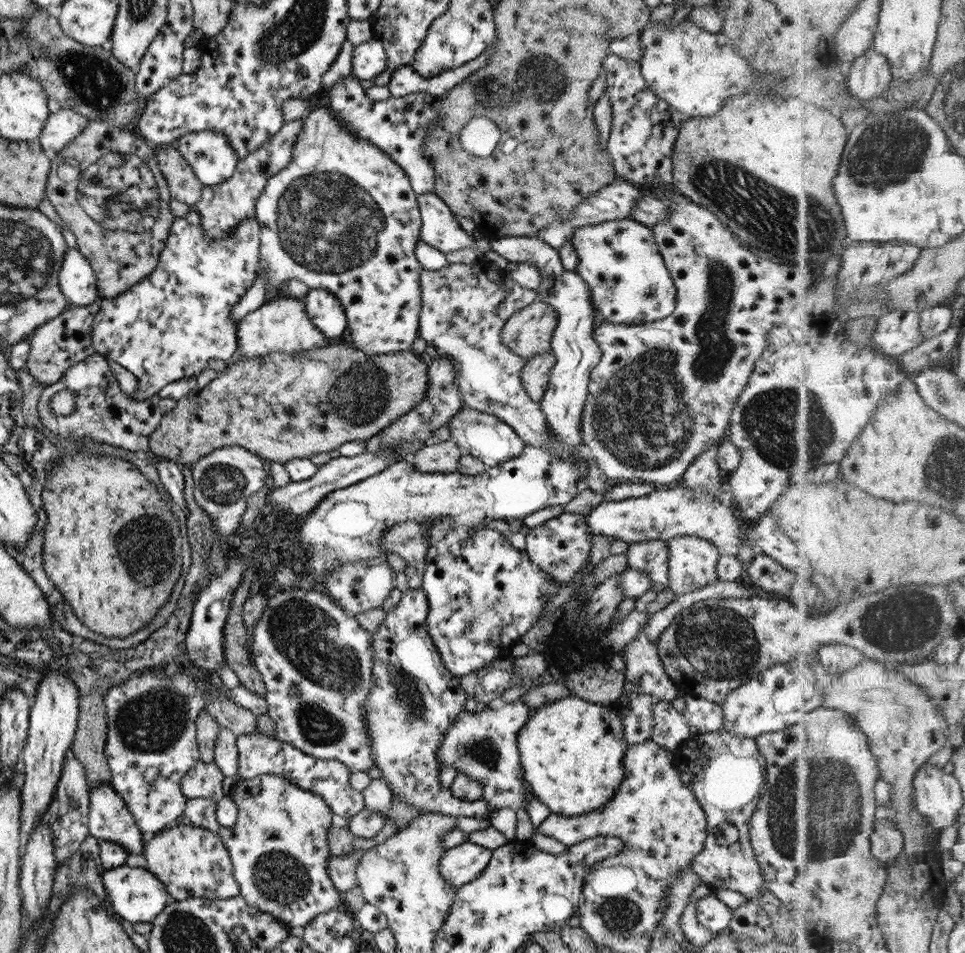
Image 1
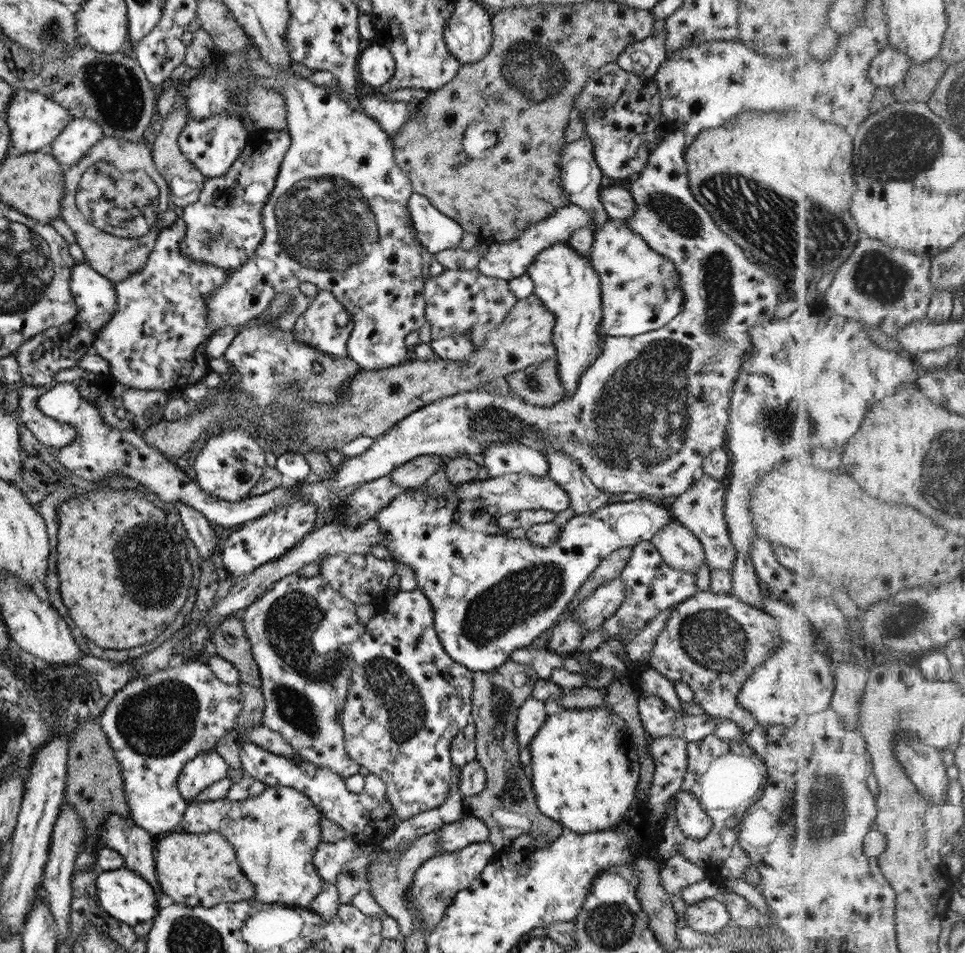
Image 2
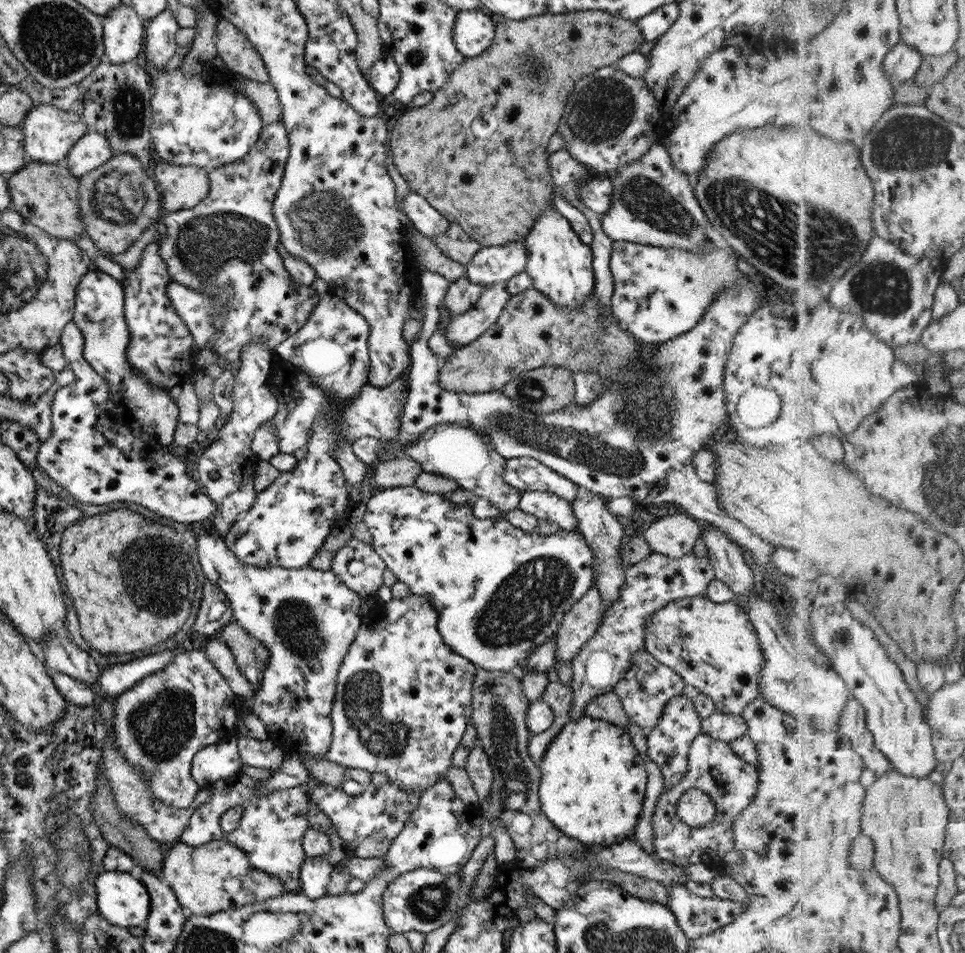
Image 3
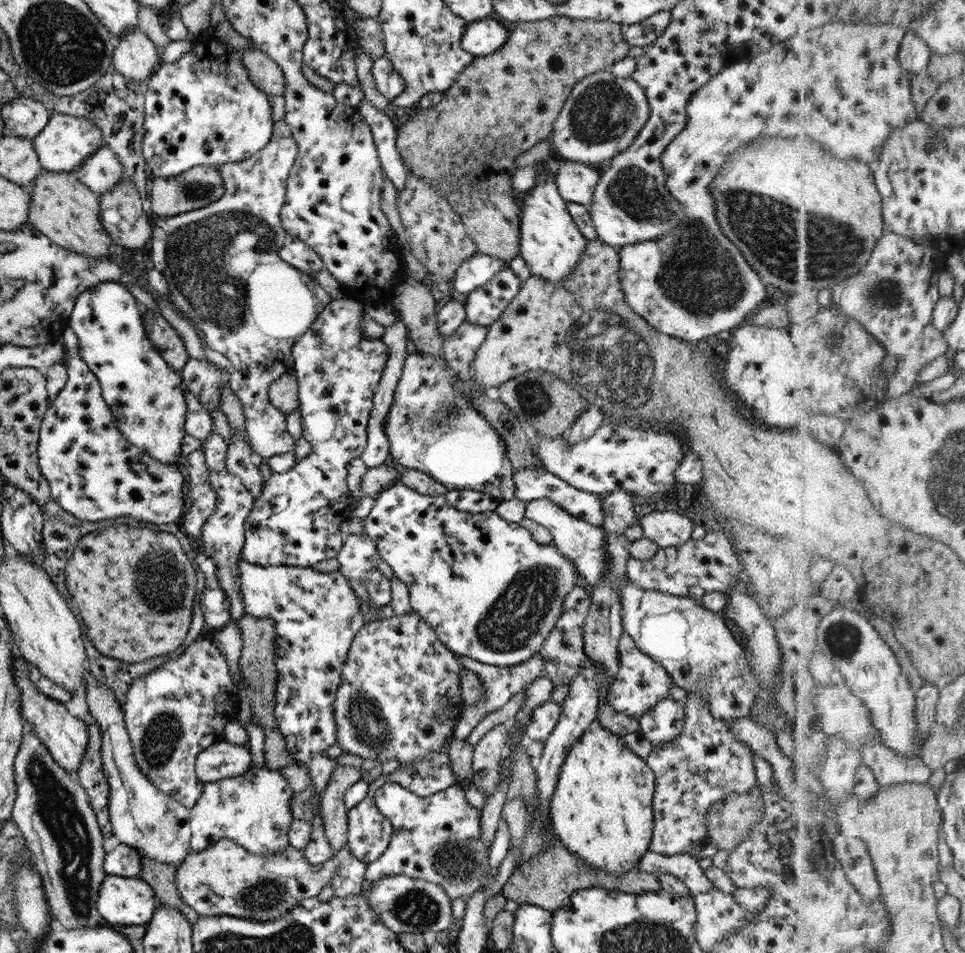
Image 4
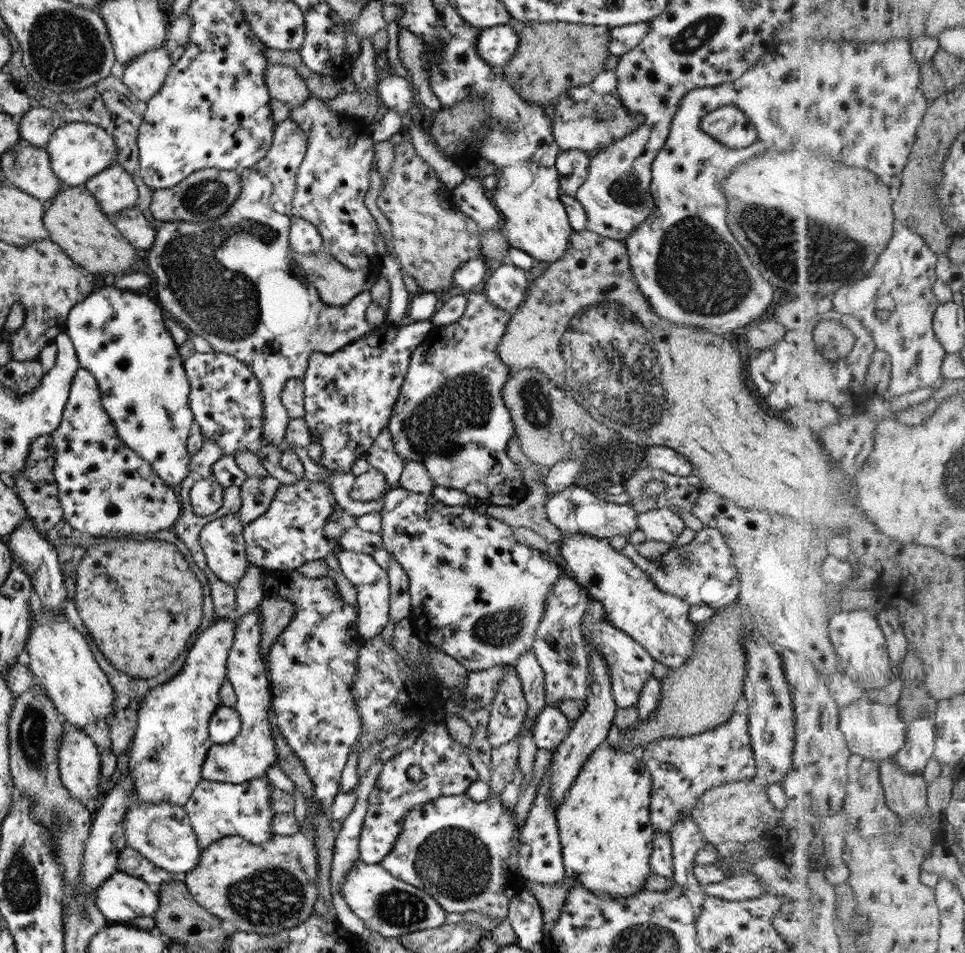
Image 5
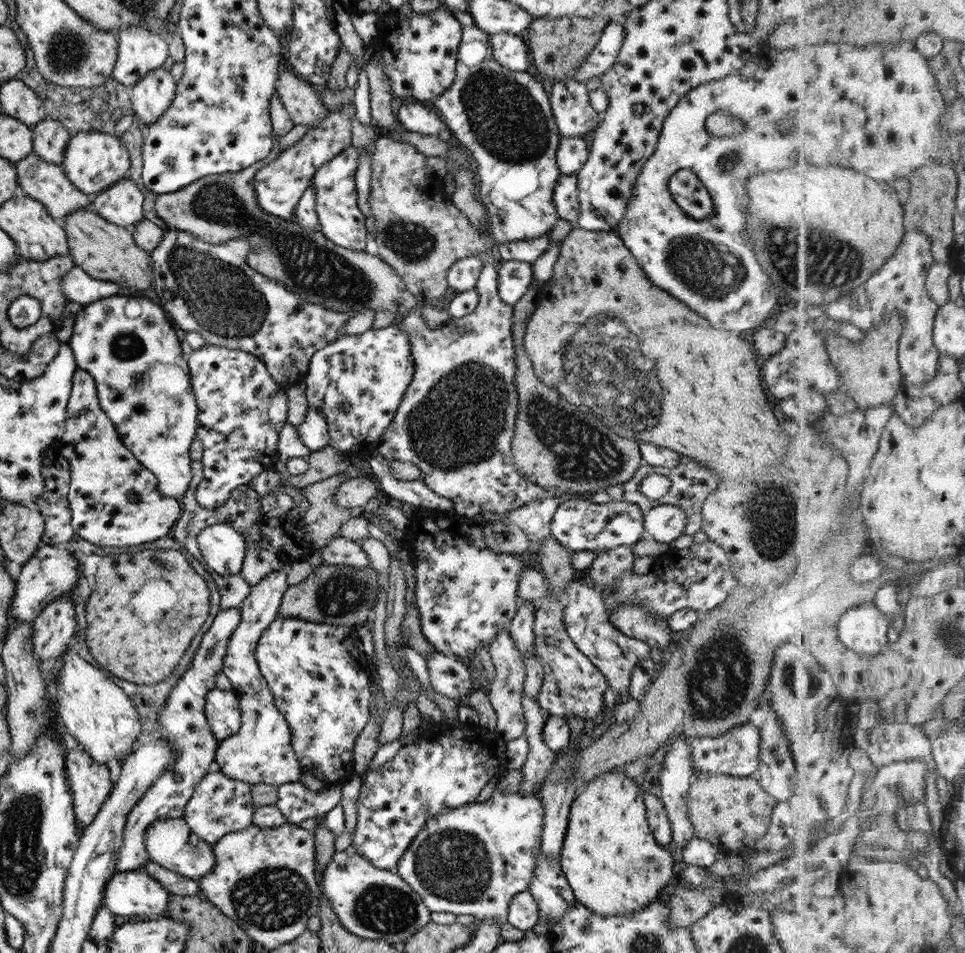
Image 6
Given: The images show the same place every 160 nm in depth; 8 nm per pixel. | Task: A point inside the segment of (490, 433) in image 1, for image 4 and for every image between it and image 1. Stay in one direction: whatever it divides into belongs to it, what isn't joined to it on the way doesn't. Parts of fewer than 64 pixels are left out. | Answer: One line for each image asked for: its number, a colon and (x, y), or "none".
2: (510, 458)
3: (524, 474)
4: (534, 483)

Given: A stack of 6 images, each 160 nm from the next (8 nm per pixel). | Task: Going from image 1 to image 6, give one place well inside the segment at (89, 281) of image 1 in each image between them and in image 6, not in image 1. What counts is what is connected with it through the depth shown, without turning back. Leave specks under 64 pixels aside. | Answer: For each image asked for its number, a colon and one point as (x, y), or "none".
2: (94, 296)
3: (98, 312)
4: (145, 397)
5: (118, 336)
6: (142, 383)

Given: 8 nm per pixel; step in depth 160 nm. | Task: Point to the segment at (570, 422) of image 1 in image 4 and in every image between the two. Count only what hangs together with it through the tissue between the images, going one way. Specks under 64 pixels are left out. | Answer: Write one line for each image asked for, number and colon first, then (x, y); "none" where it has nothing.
2: (563, 280)
3: (559, 265)
4: (549, 242)

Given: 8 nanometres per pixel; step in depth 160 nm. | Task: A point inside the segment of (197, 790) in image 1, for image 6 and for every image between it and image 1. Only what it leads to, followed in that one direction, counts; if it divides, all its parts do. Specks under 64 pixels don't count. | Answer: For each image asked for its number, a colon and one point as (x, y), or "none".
2: (201, 771)
3: (211, 763)
4: (219, 761)
5: (246, 756)
6: (260, 752)

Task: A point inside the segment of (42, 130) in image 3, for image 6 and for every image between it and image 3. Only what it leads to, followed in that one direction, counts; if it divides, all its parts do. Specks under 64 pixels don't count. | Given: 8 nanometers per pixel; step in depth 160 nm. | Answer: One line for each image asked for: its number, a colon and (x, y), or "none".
4: (64, 142)
5: (77, 151)
6: (92, 161)

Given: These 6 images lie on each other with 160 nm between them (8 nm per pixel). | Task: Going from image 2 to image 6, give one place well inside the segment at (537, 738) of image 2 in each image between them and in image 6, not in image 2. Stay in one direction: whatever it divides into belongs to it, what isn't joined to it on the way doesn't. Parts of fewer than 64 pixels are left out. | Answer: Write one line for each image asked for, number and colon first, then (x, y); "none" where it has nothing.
3: (592, 780)
4: (600, 809)
5: (605, 835)
6: (611, 861)

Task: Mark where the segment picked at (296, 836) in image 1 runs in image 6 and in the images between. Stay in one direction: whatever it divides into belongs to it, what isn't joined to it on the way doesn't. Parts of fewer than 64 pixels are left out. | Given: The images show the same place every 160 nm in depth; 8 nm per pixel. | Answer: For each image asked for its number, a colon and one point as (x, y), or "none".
2: (274, 834)
3: (270, 831)
4: (252, 809)
5: (215, 809)
6: (218, 805)

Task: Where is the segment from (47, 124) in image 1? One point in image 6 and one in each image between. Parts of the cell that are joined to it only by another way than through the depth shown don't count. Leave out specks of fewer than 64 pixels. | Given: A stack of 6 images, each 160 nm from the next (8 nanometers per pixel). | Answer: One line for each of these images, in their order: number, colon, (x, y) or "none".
2: (75, 139)
3: (90, 151)
4: (101, 171)
5: (114, 190)
6: (121, 203)

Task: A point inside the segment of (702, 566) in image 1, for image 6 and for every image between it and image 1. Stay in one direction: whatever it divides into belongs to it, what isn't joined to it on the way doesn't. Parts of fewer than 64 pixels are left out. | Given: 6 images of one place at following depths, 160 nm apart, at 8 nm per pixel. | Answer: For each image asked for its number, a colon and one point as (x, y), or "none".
2: (678, 548)
3: (673, 536)
4: (666, 529)
5: (662, 525)
6: (663, 523)

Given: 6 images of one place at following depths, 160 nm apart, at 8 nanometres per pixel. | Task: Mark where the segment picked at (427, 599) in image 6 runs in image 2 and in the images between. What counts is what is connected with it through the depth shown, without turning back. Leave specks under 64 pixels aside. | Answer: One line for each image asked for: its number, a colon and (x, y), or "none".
2: (490, 594)
3: (499, 593)
4: (490, 592)
5: (477, 595)

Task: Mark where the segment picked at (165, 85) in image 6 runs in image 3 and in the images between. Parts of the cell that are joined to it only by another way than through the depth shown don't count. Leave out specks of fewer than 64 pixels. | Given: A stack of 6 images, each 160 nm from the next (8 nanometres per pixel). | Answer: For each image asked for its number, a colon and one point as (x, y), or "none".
3: (123, 32)
4: (134, 57)
5: (144, 75)

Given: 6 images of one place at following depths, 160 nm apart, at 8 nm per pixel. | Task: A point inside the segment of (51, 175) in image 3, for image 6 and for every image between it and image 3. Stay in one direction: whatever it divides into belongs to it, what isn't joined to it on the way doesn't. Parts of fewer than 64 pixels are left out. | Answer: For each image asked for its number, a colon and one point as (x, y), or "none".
4: (60, 207)
5: (74, 220)
6: (106, 252)

